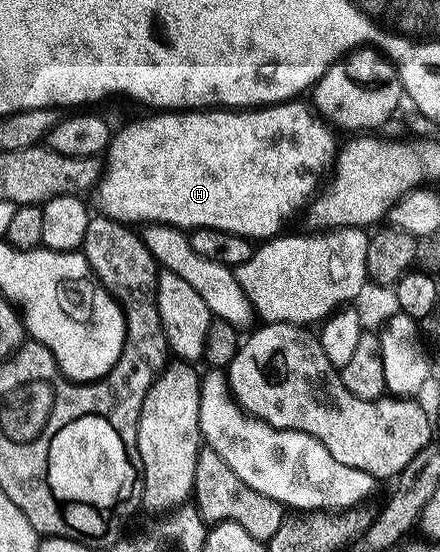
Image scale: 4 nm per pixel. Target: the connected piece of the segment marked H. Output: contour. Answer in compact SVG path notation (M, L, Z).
M302 101L280 103L276 107L261 109L203 109L185 113L154 113L151 116L151 119L142 119L139 123L132 124L131 127L123 126L113 136L108 160L104 165L102 182L96 188L98 203L102 206L101 214L118 223L127 225L163 223L169 227L181 227L187 233L200 229L220 229L224 233L236 233L251 241L269 241L279 238L289 228L286 226L289 225L293 215L301 216L309 208L319 194L328 173L333 172L334 164L338 162L340 142L338 143L337 137L339 138L339 136L336 134L335 128L327 125L322 116L315 112L313 106L306 104L305 107Z

